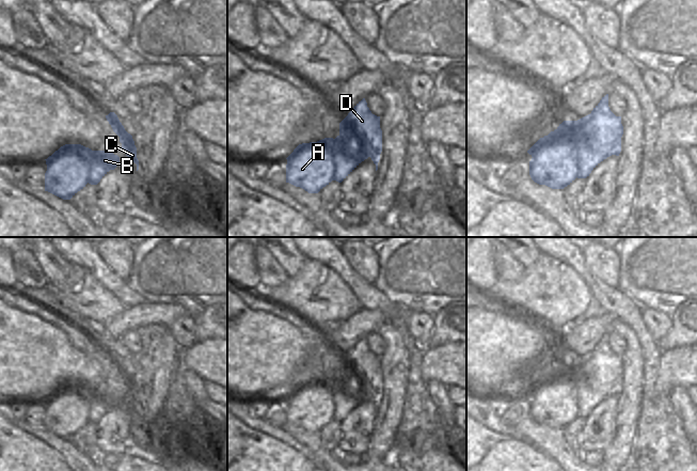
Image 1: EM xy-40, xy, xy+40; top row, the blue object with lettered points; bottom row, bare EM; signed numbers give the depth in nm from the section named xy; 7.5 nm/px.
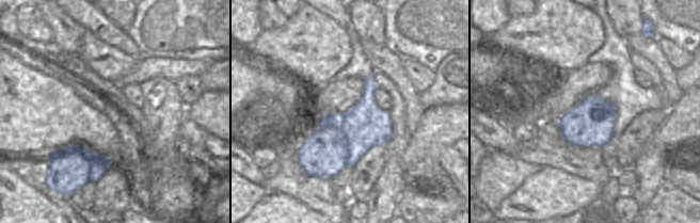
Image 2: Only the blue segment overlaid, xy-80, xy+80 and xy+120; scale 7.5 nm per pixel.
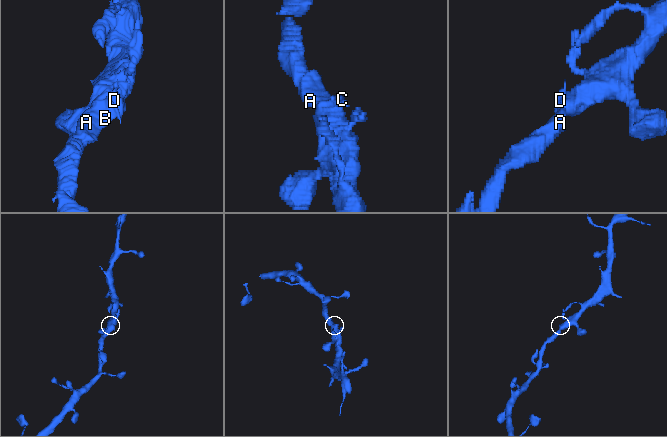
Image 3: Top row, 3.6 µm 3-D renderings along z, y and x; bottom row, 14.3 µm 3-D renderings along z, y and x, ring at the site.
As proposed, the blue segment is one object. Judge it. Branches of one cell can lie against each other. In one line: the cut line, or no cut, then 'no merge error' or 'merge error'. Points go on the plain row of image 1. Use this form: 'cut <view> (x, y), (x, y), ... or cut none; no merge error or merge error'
cut none; no merge error

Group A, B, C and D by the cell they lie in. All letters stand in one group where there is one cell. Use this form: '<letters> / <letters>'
A B C D

